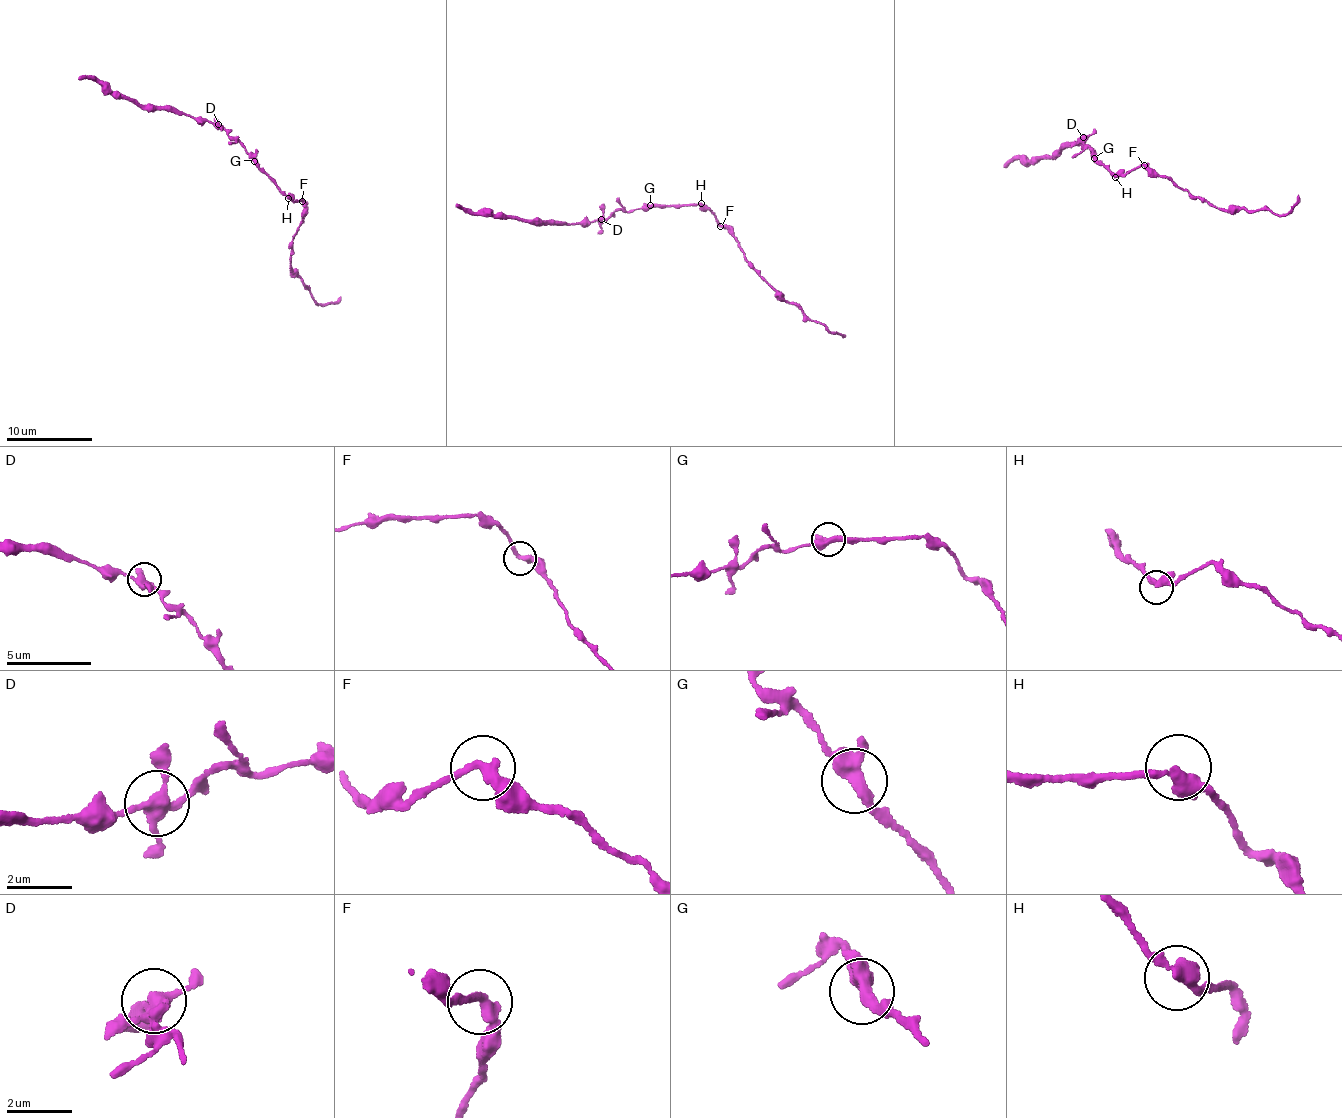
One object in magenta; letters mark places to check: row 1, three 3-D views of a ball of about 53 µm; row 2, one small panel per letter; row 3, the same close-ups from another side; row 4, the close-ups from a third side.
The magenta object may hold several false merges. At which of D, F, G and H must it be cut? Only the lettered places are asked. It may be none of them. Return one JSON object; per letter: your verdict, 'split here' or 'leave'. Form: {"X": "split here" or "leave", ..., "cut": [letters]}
{"D": "leave", "F": "leave", "G": "leave", "H": "leave", "cut": []}

